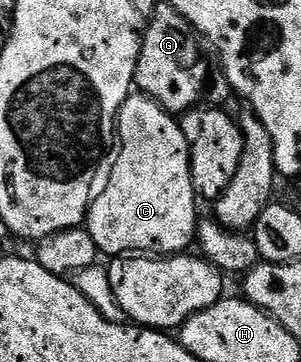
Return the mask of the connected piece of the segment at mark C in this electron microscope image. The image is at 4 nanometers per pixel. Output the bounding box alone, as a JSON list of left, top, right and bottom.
[86,94,198,258]

